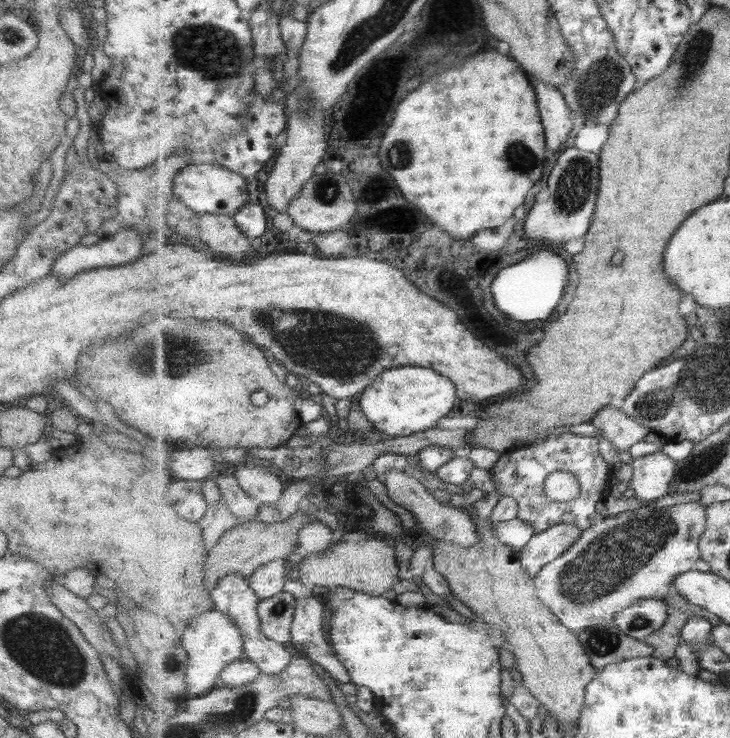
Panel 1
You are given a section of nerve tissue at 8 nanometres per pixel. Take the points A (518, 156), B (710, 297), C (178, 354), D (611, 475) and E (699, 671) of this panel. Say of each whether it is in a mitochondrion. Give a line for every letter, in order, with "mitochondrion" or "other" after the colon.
A: mitochondrion
B: other
C: mitochondrion
D: other
E: other

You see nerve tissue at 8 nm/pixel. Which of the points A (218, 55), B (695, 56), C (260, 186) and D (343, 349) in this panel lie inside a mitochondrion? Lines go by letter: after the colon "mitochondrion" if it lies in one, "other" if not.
A: mitochondrion
B: mitochondrion
C: other
D: mitochondrion

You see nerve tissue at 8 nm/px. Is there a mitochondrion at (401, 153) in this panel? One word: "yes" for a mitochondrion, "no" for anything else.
yes

